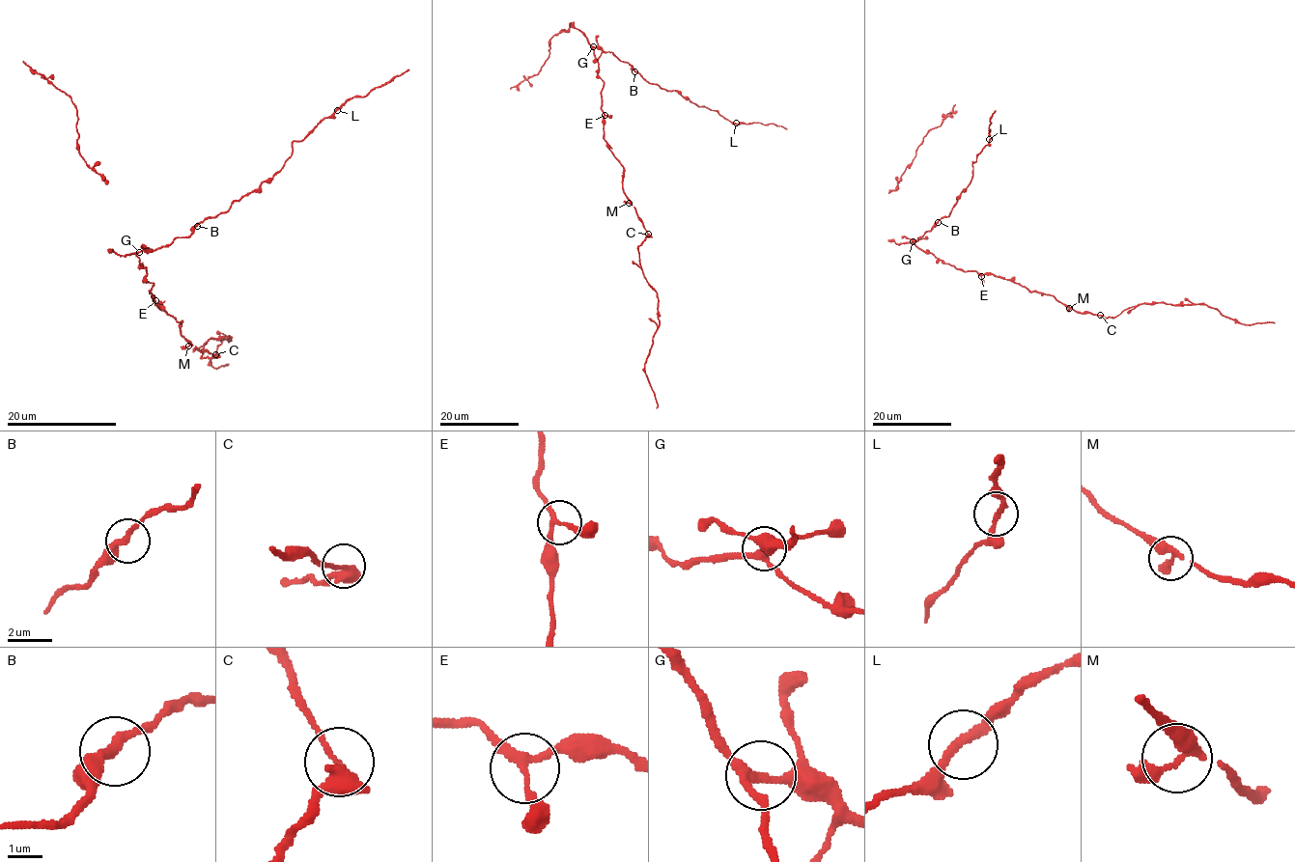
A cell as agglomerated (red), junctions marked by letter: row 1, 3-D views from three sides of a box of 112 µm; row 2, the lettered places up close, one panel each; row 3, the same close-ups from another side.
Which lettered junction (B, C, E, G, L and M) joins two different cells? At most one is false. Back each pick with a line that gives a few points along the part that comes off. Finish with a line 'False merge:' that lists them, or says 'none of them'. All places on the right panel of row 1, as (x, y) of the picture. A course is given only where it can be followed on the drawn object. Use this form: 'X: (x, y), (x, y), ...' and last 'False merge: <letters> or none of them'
False merge: none of them

